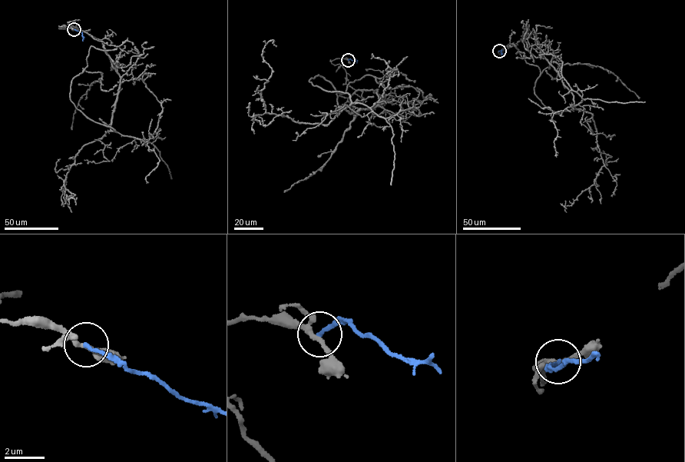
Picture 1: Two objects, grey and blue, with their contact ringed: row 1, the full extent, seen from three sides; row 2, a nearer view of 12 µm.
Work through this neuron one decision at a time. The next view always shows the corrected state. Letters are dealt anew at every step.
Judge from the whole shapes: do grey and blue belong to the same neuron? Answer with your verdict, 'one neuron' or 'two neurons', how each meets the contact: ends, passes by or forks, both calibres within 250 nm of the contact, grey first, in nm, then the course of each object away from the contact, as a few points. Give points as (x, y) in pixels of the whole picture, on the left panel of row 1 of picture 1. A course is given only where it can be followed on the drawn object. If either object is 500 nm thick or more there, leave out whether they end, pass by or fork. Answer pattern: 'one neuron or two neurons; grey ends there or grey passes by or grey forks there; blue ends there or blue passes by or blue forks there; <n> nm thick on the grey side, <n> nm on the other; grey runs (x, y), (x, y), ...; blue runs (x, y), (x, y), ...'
two neurons; grey passes by; blue ends there; 200 nm thick on the grey side, 200 nm on the other; grey runs (74, 29), (60, 26), (101, 41), (120, 83), (117, 132), (71, 100), (83, 68), (102, 76), (71, 129); blue runs (74, 29), (82, 34), (83, 41)

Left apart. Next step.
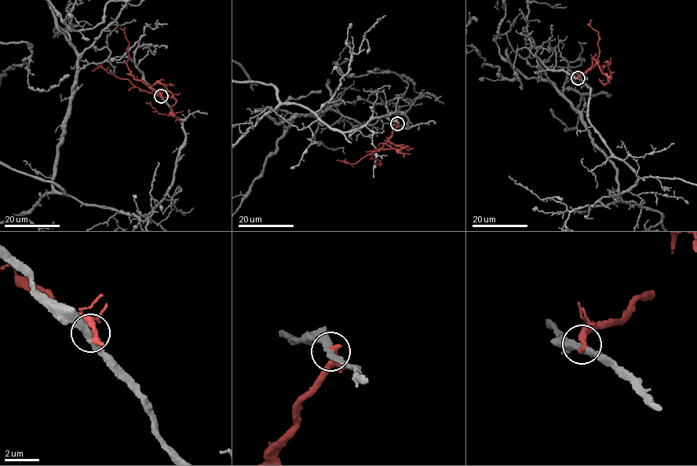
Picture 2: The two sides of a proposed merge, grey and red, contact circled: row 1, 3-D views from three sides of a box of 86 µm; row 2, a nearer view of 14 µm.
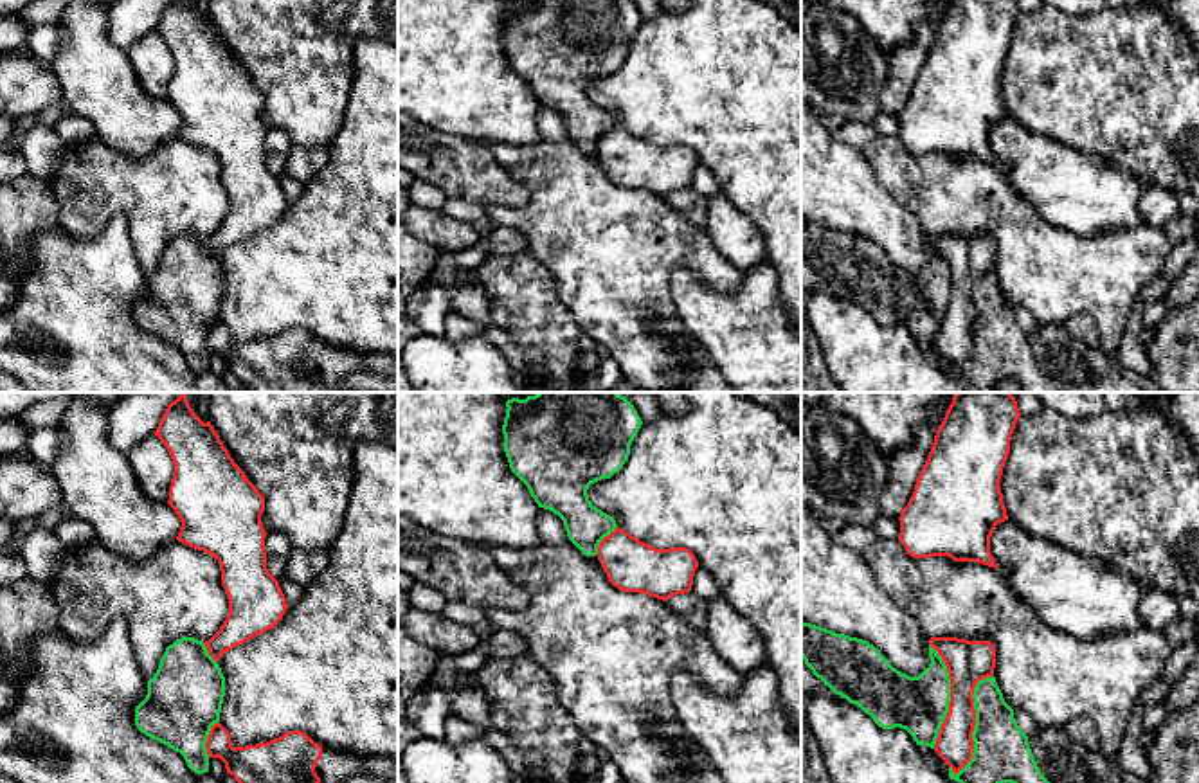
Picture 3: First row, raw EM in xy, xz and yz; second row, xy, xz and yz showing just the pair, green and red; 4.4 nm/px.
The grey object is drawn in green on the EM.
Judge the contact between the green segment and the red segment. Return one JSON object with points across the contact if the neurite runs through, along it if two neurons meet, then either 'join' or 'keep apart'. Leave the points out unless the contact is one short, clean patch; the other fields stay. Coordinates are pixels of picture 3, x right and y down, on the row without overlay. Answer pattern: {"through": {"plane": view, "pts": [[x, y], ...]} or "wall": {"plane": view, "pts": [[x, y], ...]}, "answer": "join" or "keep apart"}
{"answer": "keep apart"}

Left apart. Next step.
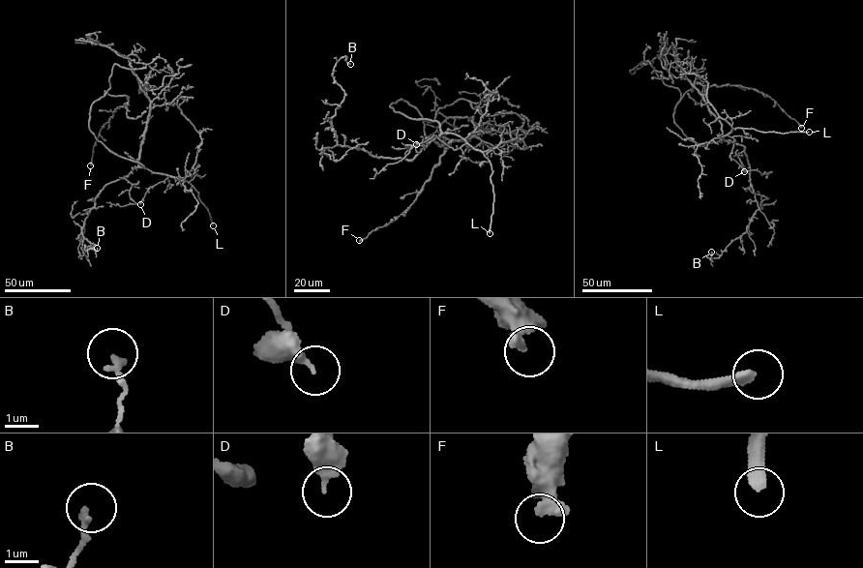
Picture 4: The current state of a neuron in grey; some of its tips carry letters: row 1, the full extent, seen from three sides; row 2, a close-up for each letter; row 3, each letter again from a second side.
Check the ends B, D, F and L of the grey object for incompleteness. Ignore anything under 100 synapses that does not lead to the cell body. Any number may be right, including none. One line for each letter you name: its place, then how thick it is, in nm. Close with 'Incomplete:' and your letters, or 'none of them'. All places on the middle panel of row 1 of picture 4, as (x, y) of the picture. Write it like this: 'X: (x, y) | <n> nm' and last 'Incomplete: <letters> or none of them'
L: (490, 233) | 280 nm
Incomplete: L

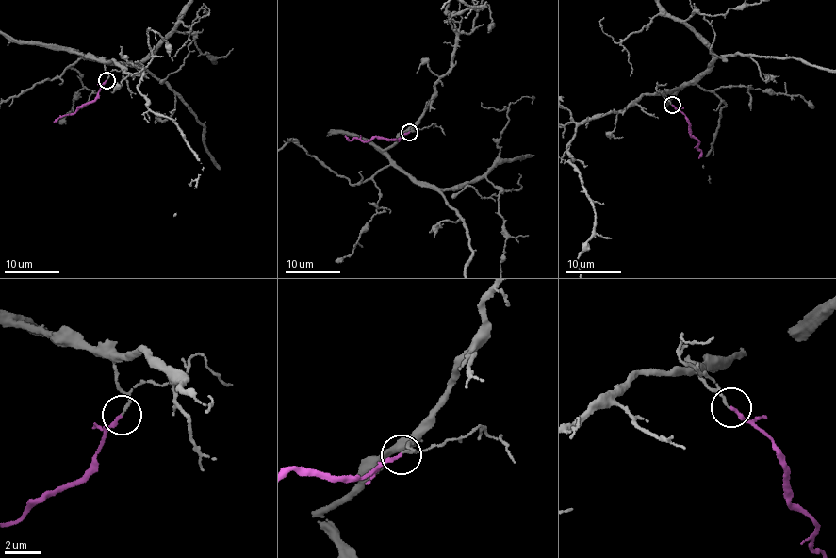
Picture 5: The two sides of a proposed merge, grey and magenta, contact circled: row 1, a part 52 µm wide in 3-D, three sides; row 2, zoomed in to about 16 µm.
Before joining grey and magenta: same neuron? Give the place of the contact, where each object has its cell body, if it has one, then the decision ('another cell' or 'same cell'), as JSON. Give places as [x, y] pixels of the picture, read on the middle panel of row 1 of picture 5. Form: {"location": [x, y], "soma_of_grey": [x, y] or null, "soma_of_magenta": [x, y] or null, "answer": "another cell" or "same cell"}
{"location": [409, 132], "soma_of_grey": null, "soma_of_magenta": null, "answer": "same cell"}

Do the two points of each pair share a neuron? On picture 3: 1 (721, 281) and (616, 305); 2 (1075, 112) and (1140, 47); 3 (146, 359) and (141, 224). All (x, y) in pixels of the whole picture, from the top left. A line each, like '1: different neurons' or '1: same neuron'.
1: same neuron
2: same neuron
3: different neurons

